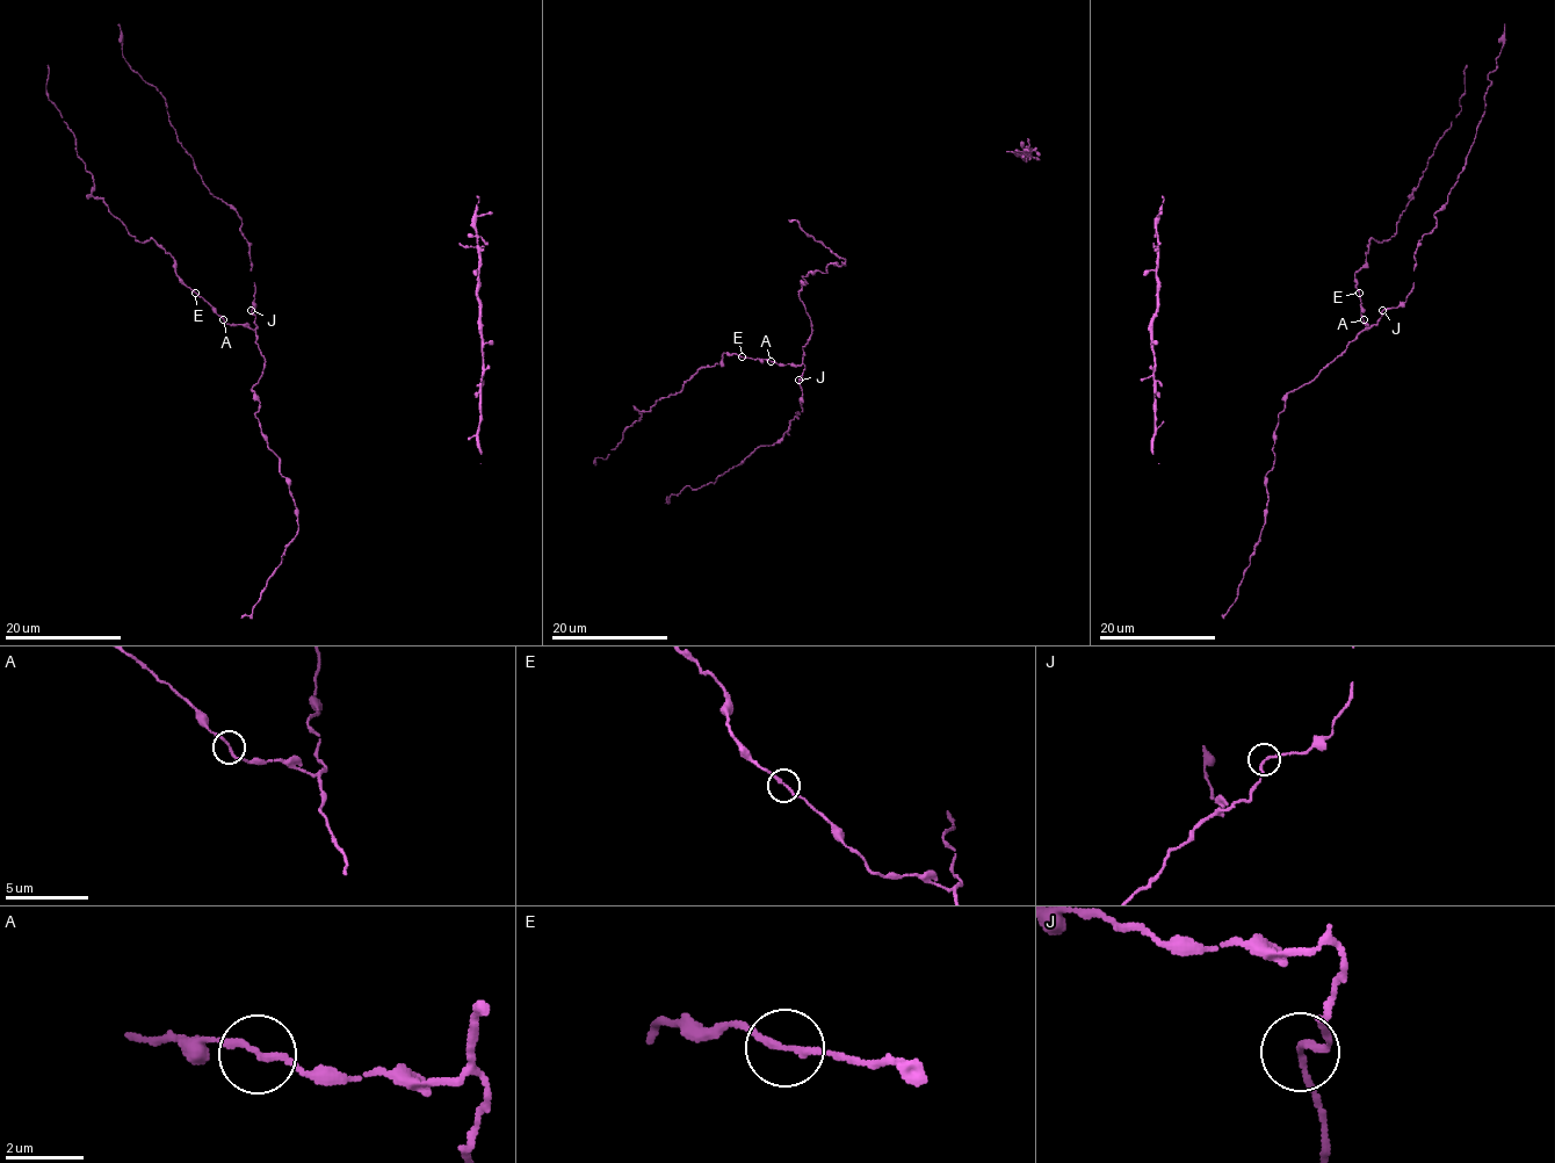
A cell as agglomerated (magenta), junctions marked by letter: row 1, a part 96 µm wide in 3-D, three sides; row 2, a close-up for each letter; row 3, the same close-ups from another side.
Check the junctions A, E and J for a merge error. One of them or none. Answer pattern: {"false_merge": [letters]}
{"false_merge": []}

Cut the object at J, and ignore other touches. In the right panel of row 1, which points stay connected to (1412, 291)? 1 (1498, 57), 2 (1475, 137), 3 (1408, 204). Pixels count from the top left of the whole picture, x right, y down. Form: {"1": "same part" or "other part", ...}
{"1": "same part", "2": "same part", "3": "other part"}

